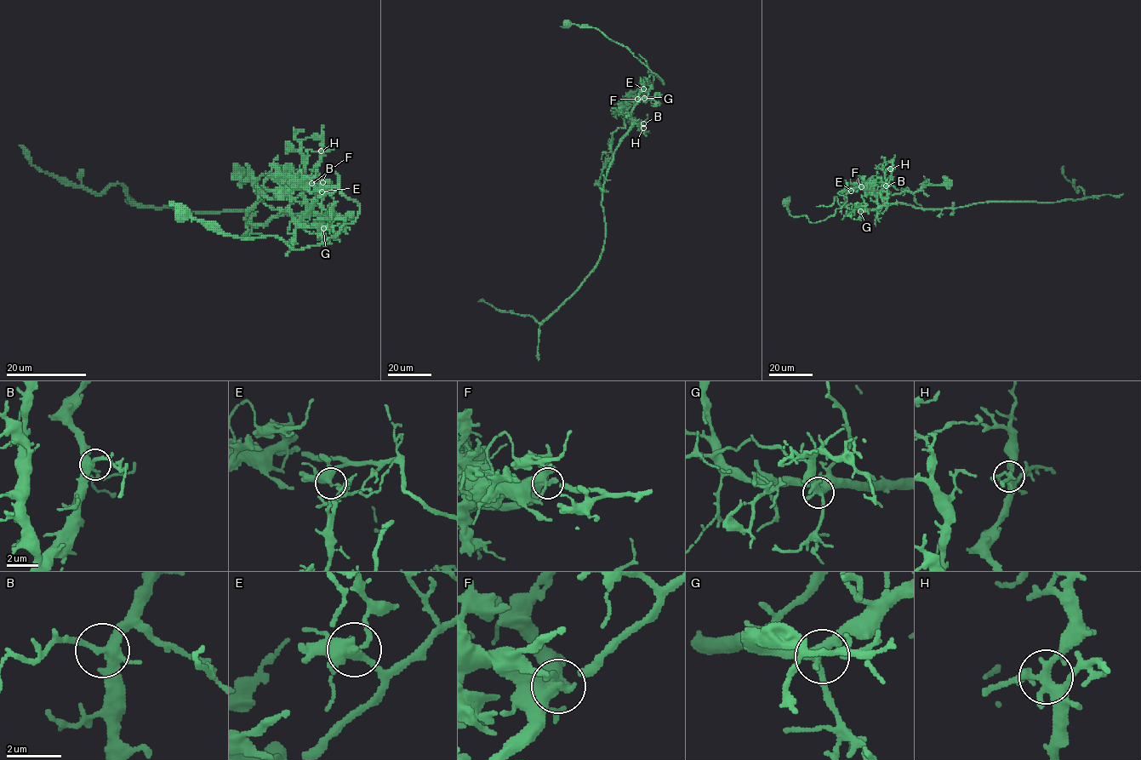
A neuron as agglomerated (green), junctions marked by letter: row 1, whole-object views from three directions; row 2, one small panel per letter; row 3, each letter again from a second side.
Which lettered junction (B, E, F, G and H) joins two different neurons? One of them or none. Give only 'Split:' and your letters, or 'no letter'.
Split: E

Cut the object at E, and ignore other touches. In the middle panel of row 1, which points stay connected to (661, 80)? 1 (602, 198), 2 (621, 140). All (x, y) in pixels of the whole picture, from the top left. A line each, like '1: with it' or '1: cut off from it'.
1: cut off from it
2: cut off from it

